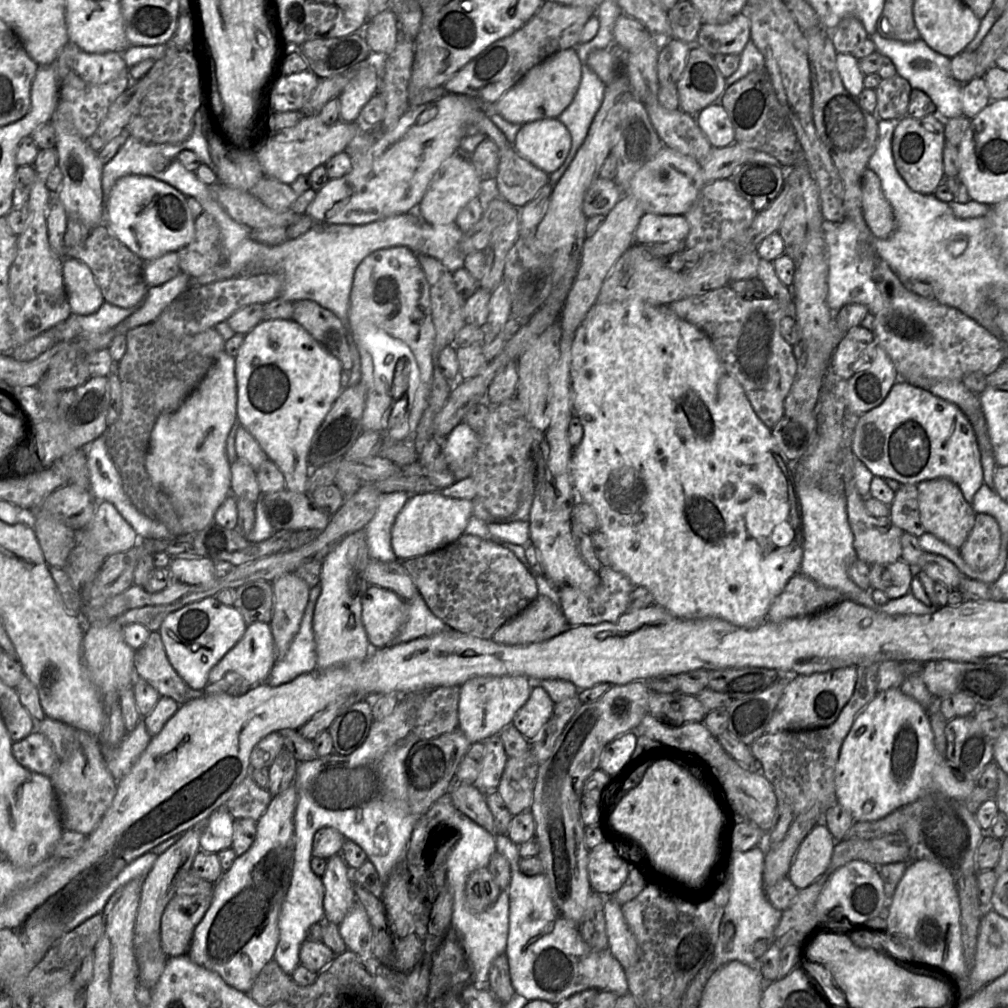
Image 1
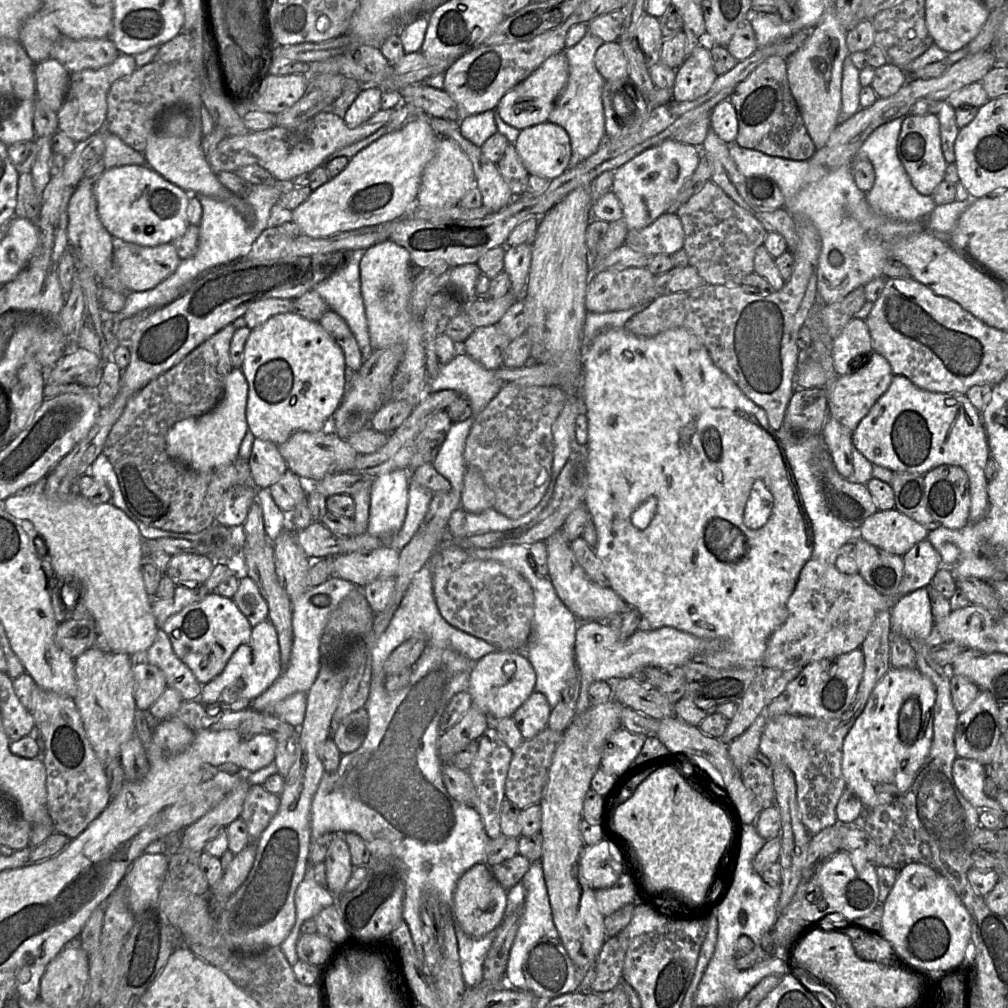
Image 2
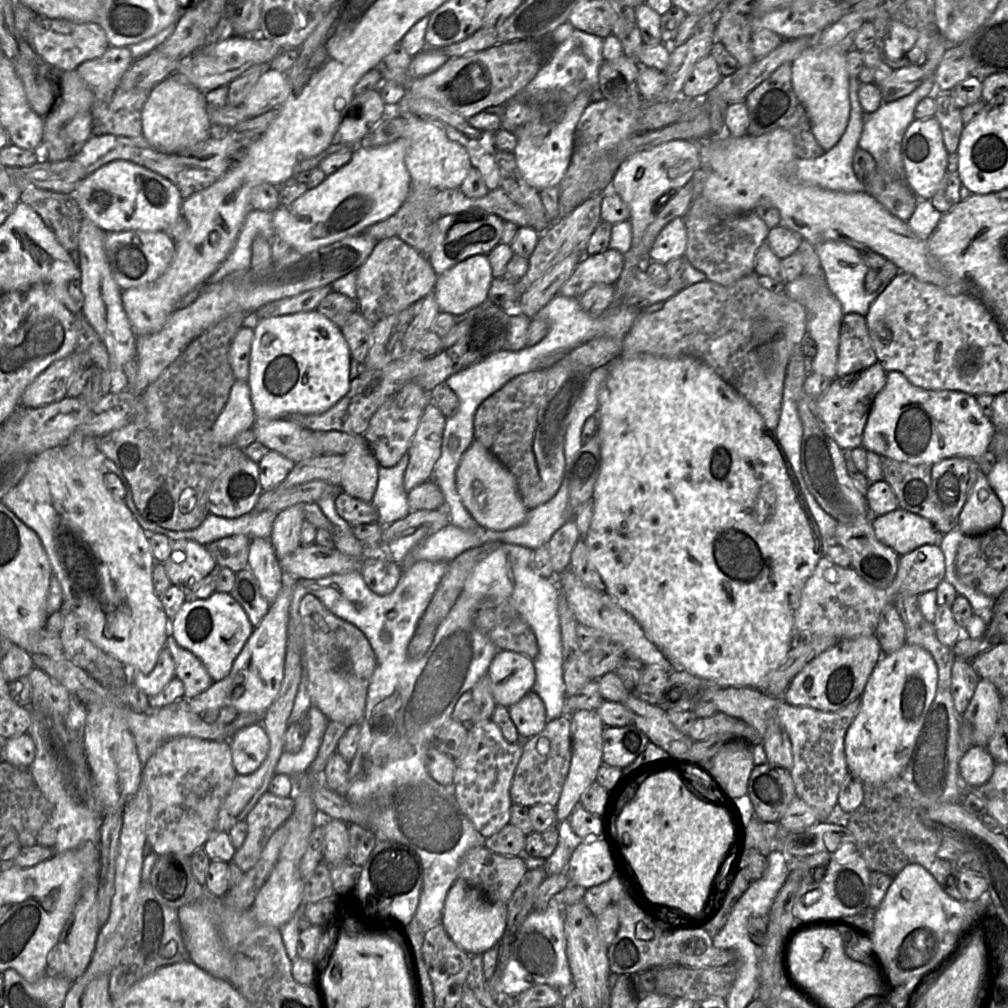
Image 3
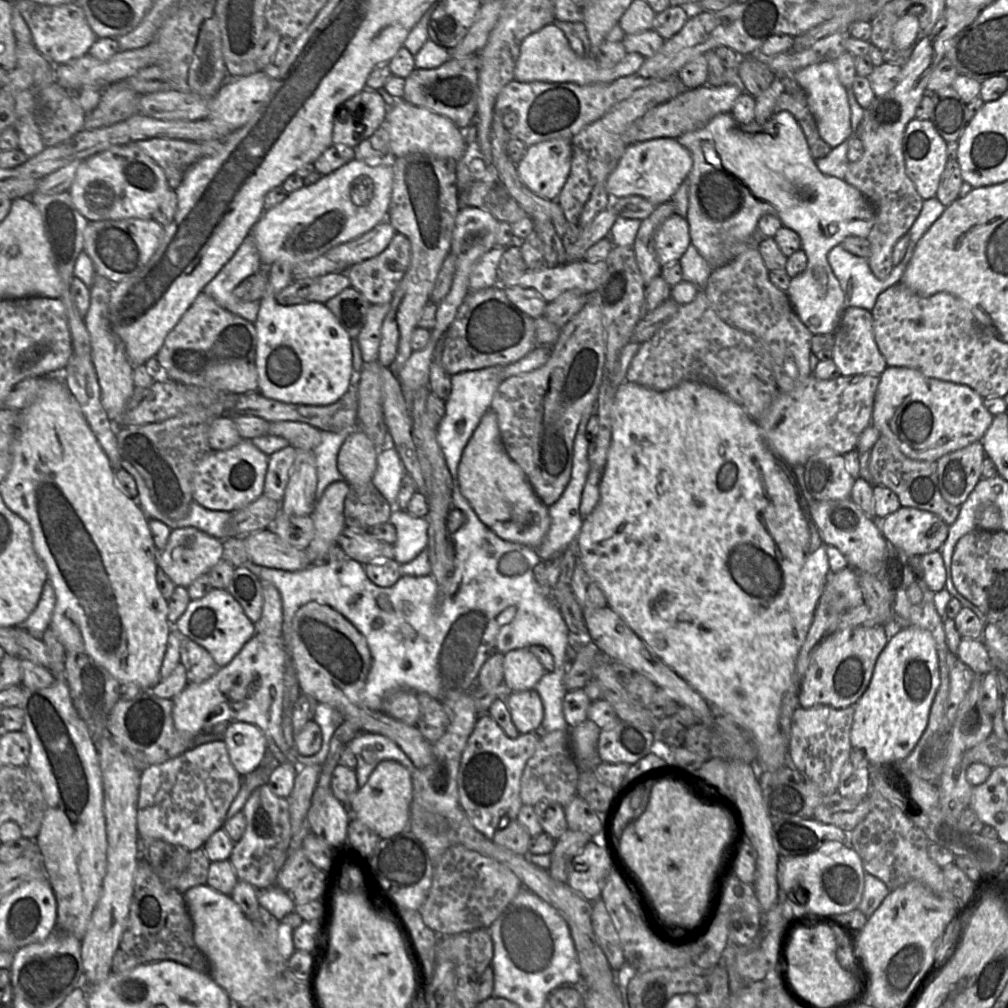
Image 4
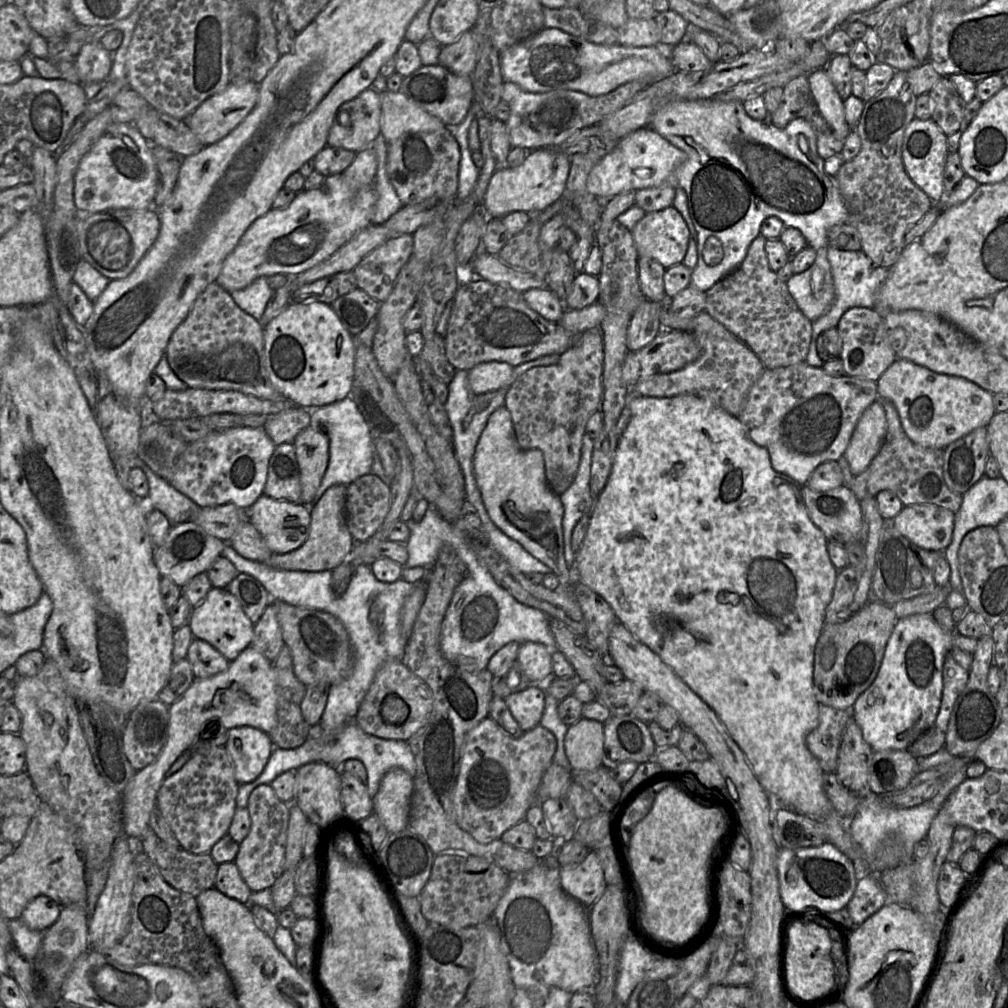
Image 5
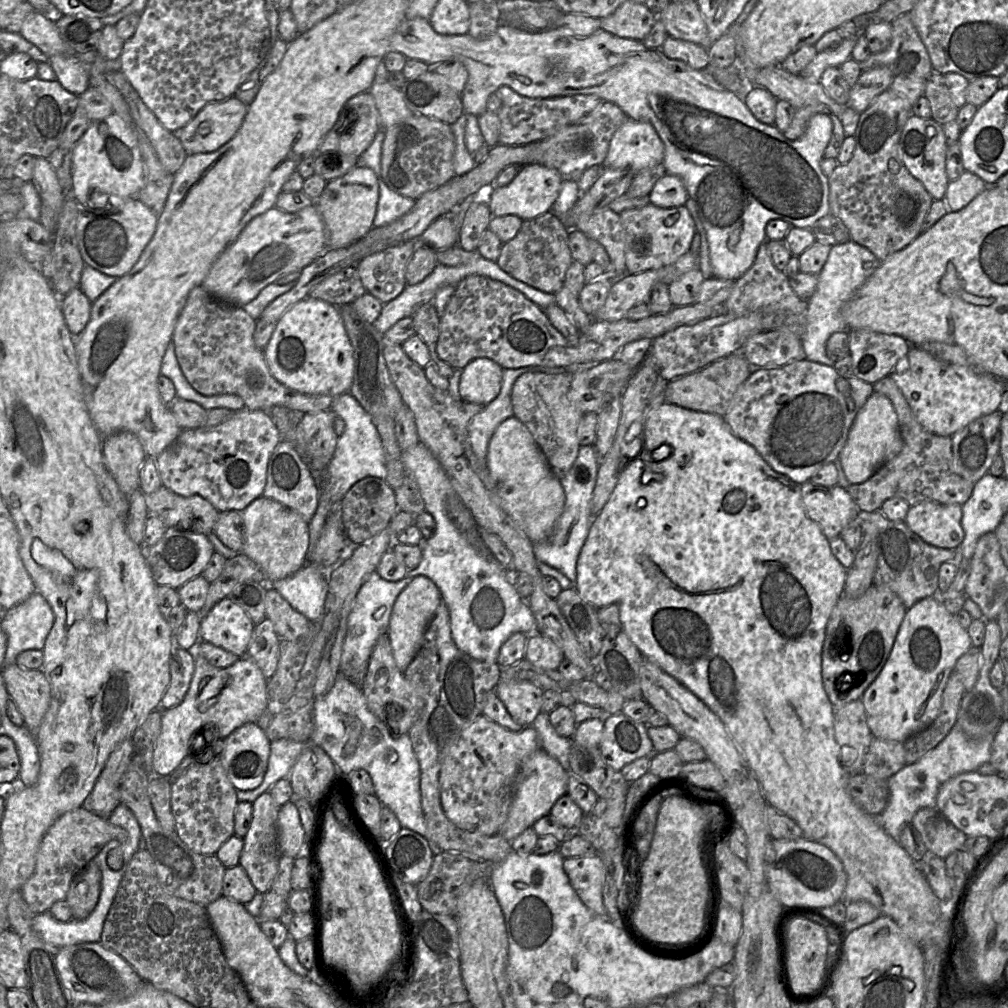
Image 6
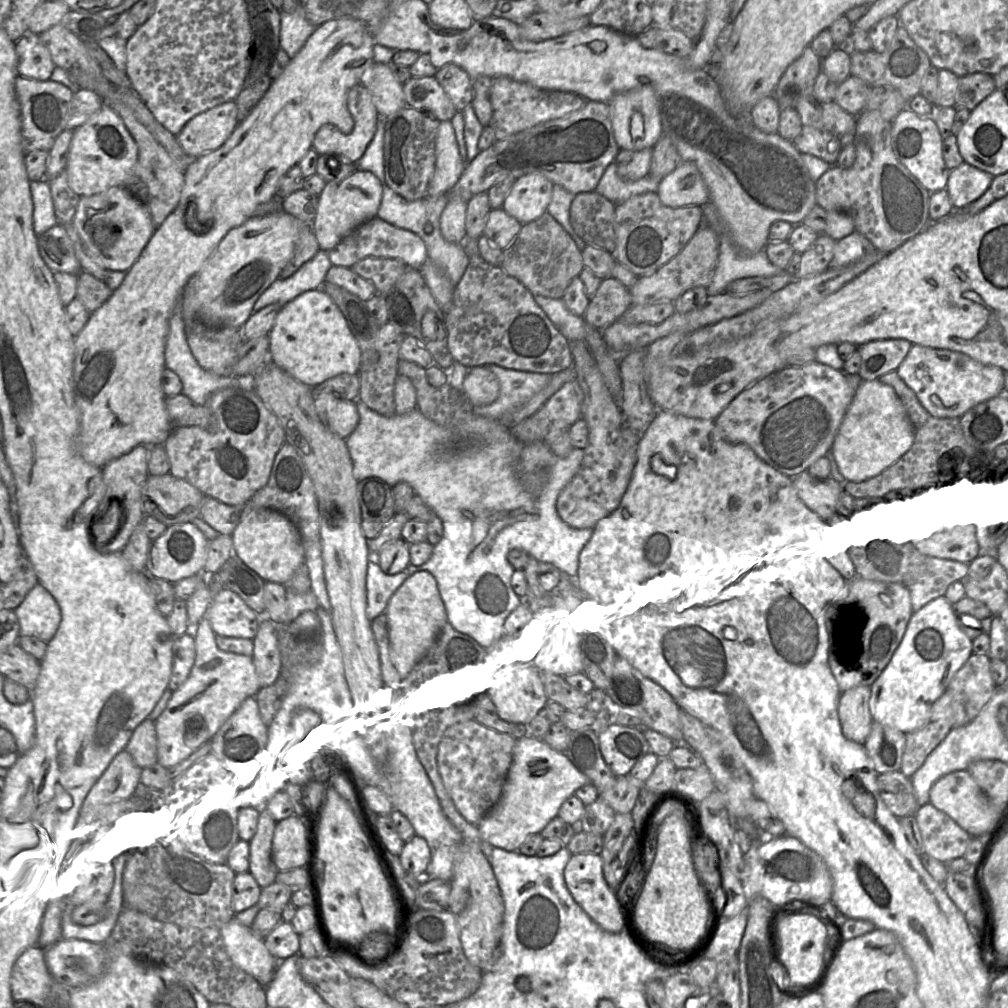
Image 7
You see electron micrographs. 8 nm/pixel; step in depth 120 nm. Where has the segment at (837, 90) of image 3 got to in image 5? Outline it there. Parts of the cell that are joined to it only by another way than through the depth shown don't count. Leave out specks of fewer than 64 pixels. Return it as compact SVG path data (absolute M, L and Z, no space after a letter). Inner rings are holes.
M825 68L815 69L806 75L809 88L819 111L826 120L833 135L845 141L851 131L846 121L844 101L831 82Z

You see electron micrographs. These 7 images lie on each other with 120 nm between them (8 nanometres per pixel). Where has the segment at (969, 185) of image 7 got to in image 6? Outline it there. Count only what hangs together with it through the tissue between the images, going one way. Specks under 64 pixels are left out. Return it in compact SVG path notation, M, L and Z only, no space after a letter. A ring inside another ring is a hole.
M965 170L958 179L949 182L944 200L950 211L959 211L987 186L978 175Z

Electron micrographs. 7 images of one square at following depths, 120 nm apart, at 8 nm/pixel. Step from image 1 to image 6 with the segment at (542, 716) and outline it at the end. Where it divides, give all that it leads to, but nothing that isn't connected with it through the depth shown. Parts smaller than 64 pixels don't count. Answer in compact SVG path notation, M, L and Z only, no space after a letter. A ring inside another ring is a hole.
M499 680L495 692L511 717L523 727L532 726L541 712L544 690L529 681Z

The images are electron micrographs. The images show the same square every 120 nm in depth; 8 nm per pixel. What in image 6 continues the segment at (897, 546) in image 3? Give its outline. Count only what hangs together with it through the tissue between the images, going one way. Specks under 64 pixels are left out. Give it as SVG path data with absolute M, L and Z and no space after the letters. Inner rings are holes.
M926 501L911 505L904 522L926 543L957 549L964 540L961 520L962 505Z

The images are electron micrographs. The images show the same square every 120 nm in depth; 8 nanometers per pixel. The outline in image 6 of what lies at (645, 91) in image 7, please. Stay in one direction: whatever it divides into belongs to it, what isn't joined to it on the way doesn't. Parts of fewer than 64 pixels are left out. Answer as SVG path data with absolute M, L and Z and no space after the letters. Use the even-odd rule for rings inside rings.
M628 118L613 134L602 169L617 168L636 174L663 164L664 143L653 125Z

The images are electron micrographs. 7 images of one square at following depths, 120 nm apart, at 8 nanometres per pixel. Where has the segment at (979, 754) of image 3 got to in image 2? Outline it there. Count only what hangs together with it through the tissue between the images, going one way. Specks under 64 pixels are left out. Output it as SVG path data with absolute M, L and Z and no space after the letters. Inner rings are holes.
M957 757L952 765L952 777L961 794L975 808L995 811L1000 816L1002 828L1006 812L984 792L984 781L988 773L988 767L974 759Z

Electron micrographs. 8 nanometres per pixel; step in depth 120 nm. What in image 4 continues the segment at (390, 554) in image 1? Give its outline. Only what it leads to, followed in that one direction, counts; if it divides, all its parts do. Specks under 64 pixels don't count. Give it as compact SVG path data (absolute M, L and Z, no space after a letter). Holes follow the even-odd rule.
M394 446L379 449L372 483L387 499L393 510L398 509L398 492L405 473L406 470L401 457Z

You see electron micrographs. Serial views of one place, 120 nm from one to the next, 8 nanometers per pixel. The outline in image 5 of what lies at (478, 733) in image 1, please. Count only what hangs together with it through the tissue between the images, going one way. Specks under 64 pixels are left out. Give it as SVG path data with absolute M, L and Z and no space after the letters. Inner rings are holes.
M525 642L520 645L516 663L532 684L545 684L552 678L552 650L541 643Z

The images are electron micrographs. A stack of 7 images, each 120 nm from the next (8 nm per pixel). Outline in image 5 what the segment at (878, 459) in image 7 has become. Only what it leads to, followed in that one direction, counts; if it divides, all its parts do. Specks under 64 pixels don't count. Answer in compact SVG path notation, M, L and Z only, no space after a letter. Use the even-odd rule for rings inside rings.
M877 399L862 414L843 454L855 477L864 472L879 453L886 433L885 408L882 401Z

